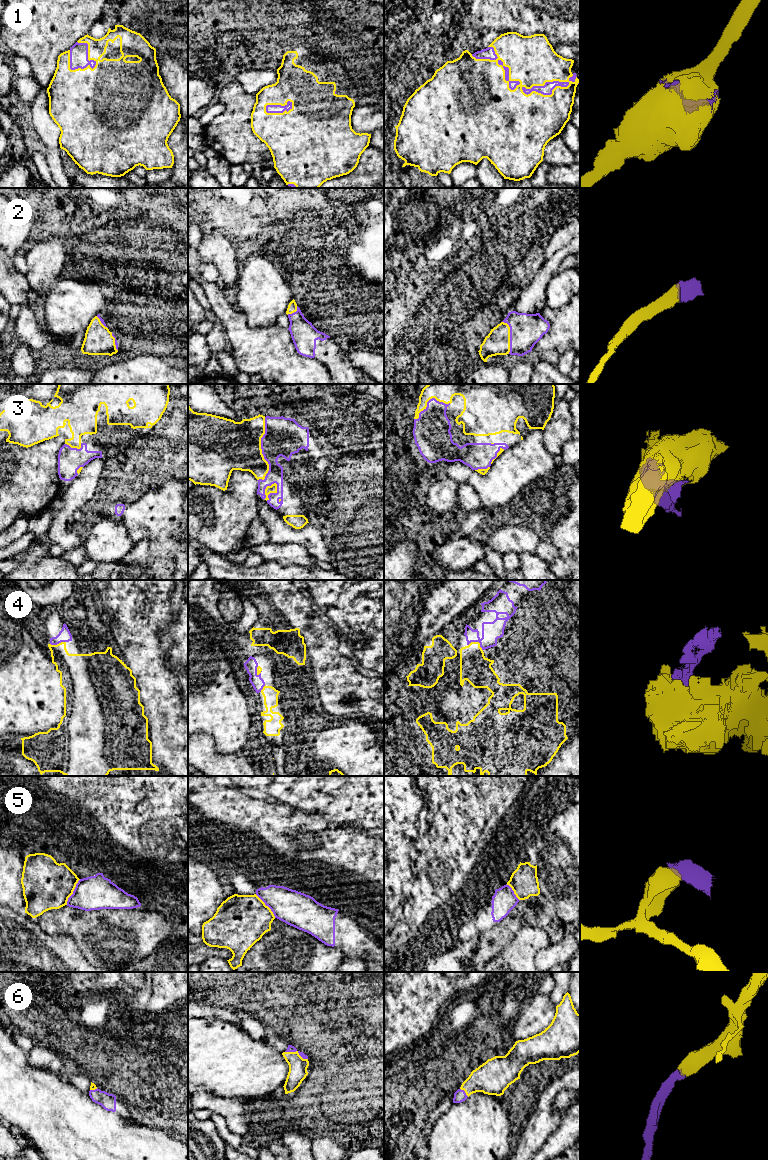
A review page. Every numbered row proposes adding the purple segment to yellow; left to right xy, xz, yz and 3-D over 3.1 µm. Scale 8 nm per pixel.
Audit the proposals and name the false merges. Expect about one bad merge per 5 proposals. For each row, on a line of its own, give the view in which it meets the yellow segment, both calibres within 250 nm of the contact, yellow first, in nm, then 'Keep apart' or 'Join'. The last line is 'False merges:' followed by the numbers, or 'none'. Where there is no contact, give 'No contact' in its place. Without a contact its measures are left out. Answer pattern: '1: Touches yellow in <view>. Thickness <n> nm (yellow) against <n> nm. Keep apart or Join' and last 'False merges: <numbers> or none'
1: Touches yellow in yz. Thickness 400 nm (yellow) against 60 nm. Join
2: Touches yellow in yz. Thickness 200 nm (yellow) against 260 nm. Join
3: Touches yellow in xz. Thickness 380 nm (yellow) against 300 nm. Join
4: Touches yellow in yz. Thickness 240 nm (yellow) against 160 nm. Join
5: Touches yellow in xy. Thickness 380 nm (yellow) against 280 nm. Keep apart
6: Touches yellow in yz. Thickness 280 nm (yellow) against 100 nm. Join
False merges: 5

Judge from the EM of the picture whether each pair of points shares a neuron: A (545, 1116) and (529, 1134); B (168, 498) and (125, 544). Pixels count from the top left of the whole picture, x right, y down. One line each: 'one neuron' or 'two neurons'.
A: one neuron
B: two neurons

